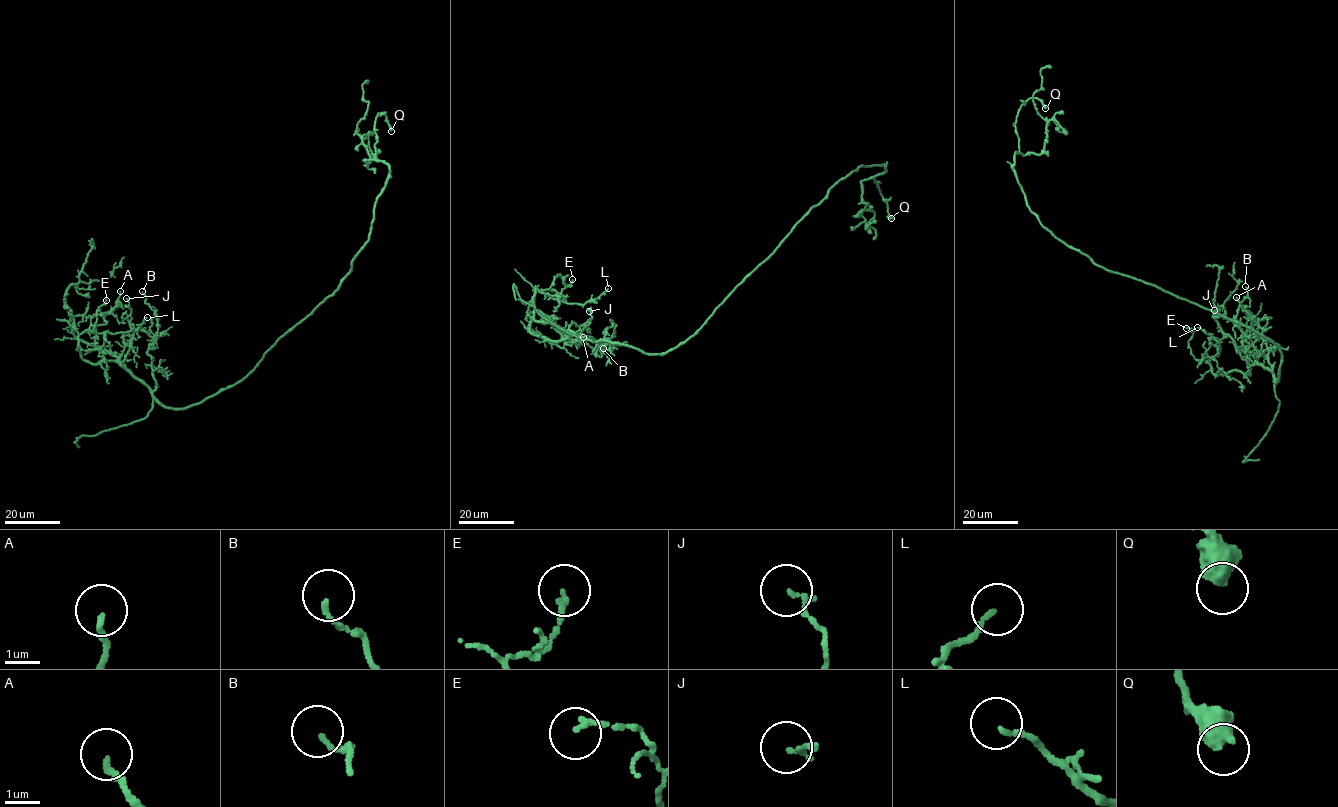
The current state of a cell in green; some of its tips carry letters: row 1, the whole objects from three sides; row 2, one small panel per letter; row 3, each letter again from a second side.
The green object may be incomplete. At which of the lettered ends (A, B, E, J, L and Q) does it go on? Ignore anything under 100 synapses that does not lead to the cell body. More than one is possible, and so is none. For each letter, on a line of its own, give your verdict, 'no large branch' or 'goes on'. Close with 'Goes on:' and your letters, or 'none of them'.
A: no large branch
B: no large branch
E: no large branch
J: no large branch
L: no large branch
Q: no large branch
Goes on: none of them

